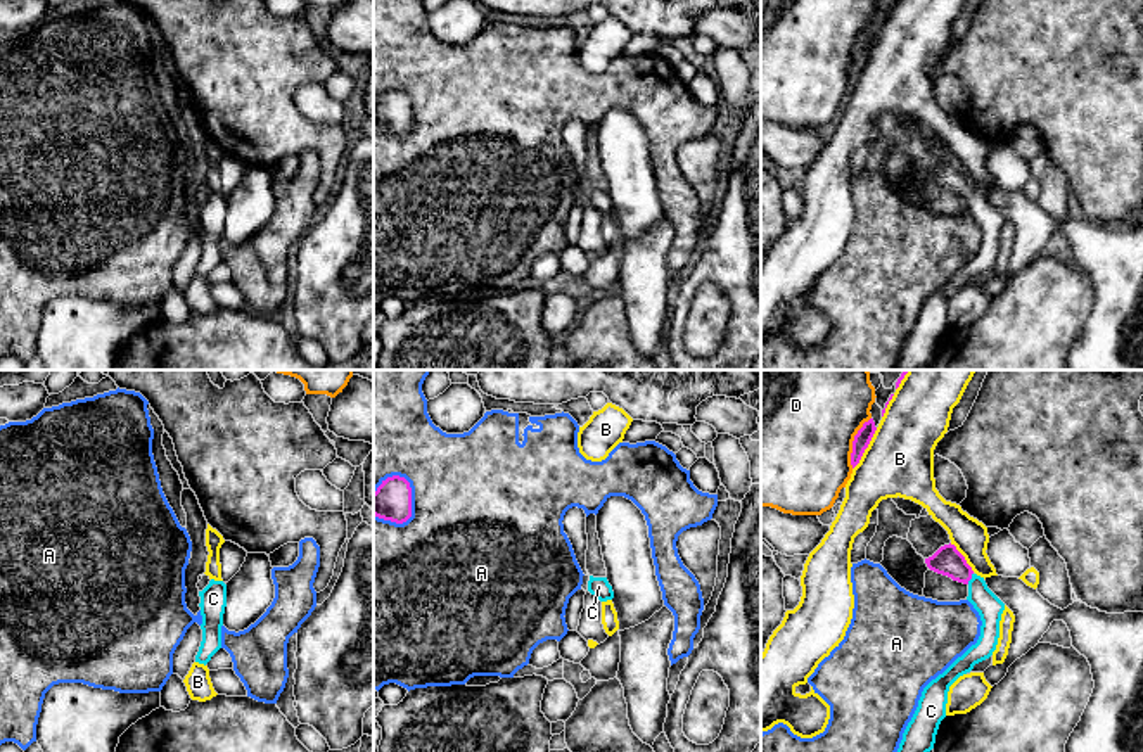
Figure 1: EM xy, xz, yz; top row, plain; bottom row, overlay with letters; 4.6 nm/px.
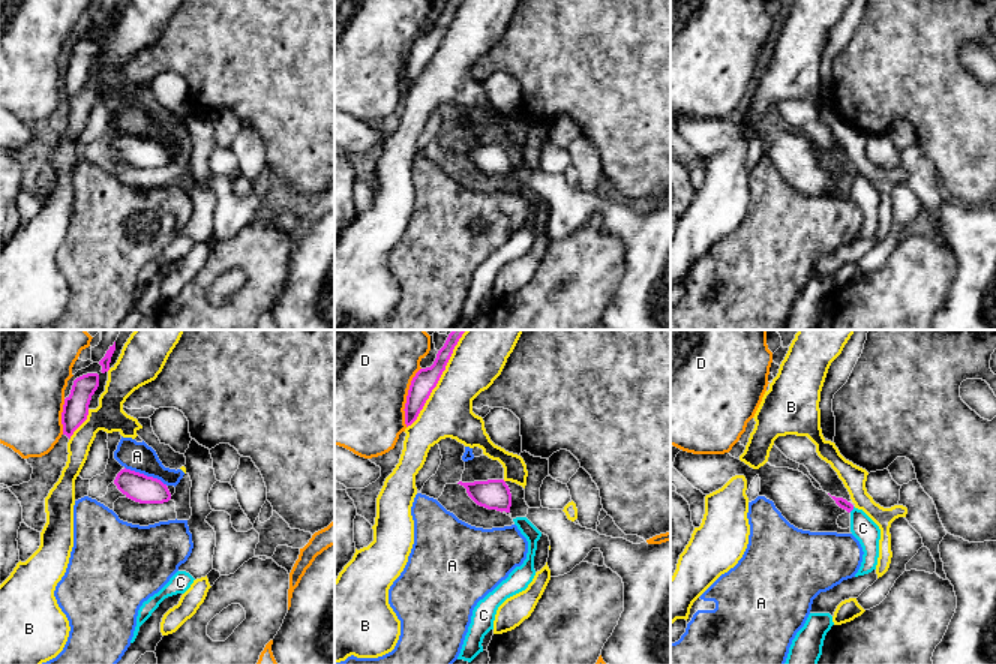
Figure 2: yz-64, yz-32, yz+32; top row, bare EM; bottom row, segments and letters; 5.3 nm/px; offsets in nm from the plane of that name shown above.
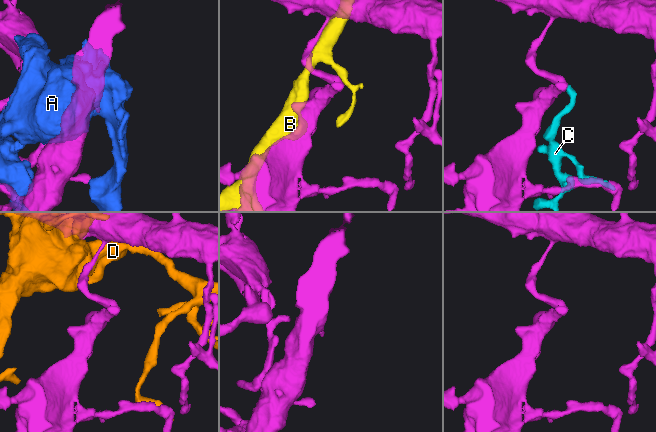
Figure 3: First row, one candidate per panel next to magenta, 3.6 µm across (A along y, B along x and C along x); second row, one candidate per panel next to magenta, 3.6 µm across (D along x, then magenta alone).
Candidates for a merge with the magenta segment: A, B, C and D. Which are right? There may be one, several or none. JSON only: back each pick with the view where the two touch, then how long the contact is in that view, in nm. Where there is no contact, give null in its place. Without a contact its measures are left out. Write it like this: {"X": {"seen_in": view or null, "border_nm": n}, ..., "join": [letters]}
{"C": {"seen_in": "yz", "border_nm": 60}, "join": ["C"]}

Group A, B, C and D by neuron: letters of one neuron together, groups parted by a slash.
A / B / C / D

